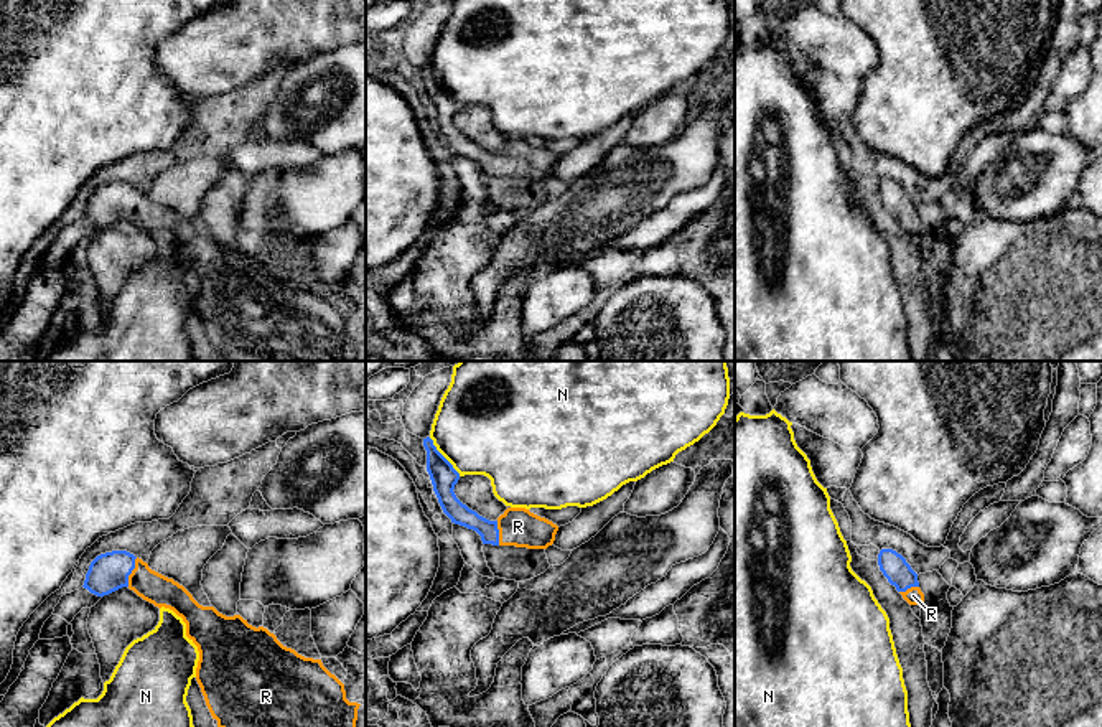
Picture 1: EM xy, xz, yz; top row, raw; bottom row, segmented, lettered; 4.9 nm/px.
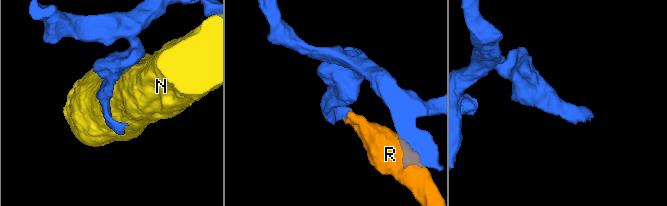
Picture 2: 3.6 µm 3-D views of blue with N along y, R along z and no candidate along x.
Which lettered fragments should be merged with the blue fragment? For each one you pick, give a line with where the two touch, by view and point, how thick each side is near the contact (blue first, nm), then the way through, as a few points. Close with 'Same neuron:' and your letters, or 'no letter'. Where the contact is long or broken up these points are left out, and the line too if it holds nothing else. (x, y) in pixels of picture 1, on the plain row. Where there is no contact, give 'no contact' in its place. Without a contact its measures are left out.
R: contact xy (130, 203); calibres 190 and 150 nm; way xy (107, 203), (130, 203), (154, 218)
Same neuron: R

